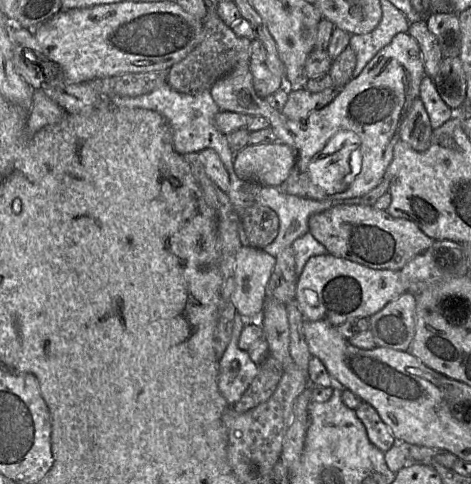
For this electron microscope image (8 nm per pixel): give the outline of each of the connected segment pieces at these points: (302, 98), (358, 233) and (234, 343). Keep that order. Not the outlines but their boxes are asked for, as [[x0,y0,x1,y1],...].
[[282,87,340,120],[308,205,436,271],[219,313,260,406]]

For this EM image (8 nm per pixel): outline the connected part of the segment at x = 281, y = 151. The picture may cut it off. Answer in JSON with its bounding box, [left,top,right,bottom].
[233,144,296,186]

